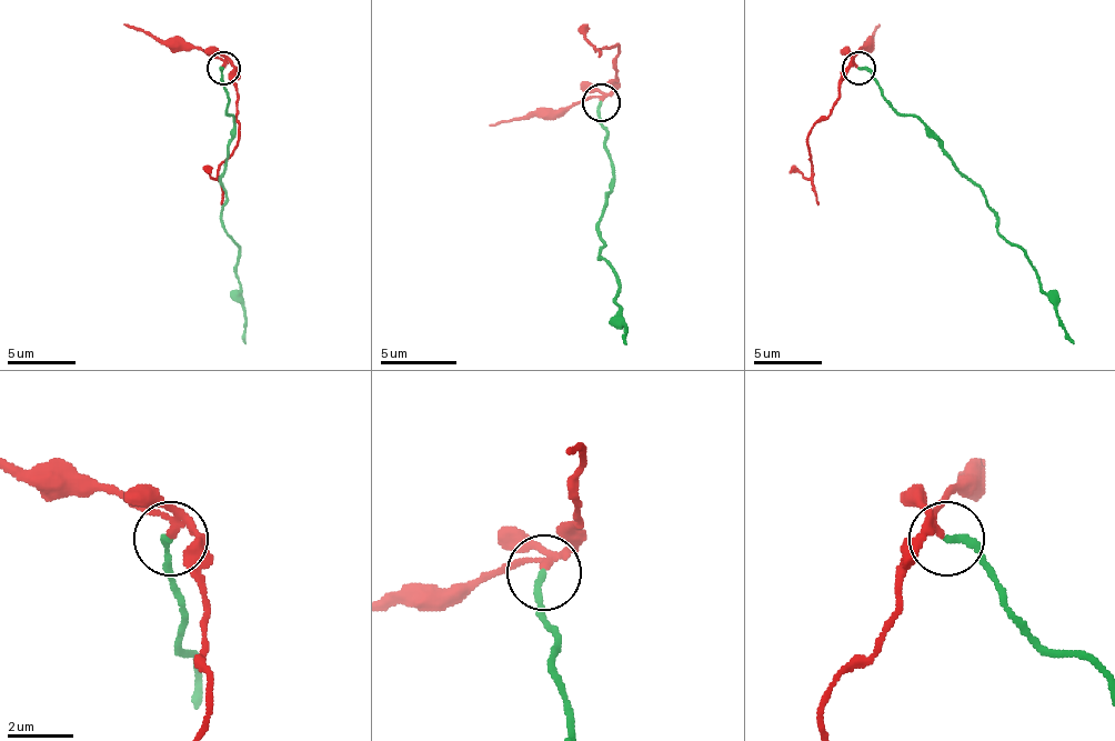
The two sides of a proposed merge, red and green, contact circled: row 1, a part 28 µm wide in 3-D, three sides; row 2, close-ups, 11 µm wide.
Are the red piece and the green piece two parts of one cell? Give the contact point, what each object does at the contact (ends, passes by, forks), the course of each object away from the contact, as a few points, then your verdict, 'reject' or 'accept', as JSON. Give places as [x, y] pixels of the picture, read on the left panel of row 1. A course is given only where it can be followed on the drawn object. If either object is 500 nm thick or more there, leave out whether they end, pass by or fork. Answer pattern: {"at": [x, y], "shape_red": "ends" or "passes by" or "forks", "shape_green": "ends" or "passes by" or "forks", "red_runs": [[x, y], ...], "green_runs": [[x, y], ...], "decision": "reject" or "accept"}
{"at": [223, 68], "shape_red": "forks", "shape_green": "ends", "red_runs": [[222, 69], [232, 66], [239, 137], [239, 147], [219, 167], [222, 204]], "green_runs": [[222, 69], [229, 99], [225, 109], [232, 117], [222, 191], [222, 228], [239, 251], [239, 292], [245, 343]], "decision": "reject"}

